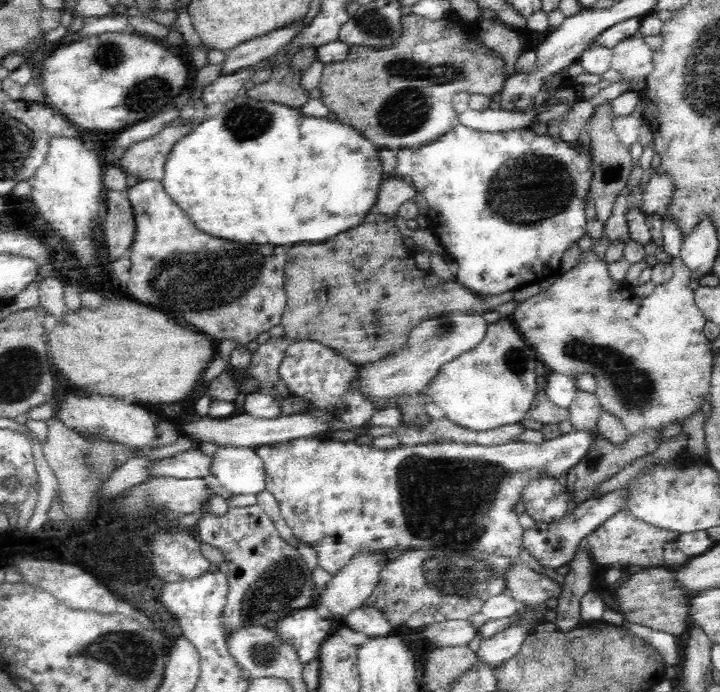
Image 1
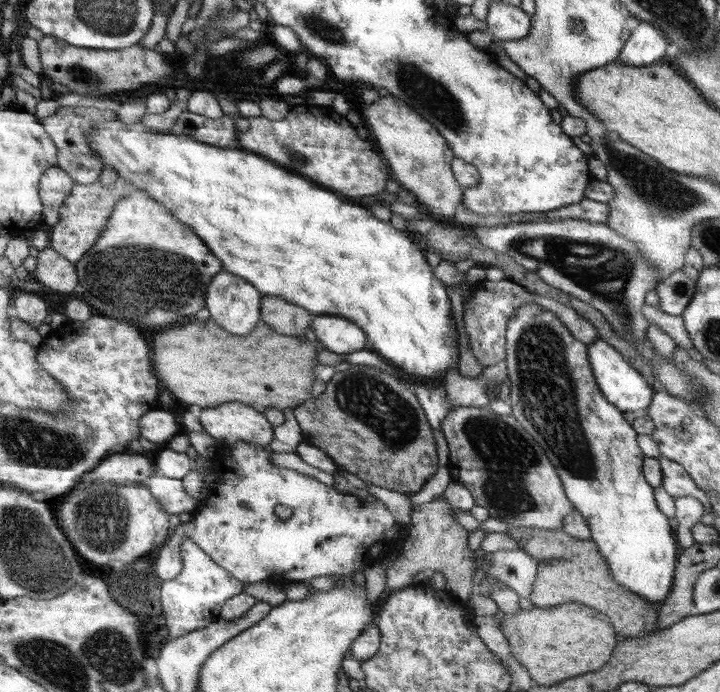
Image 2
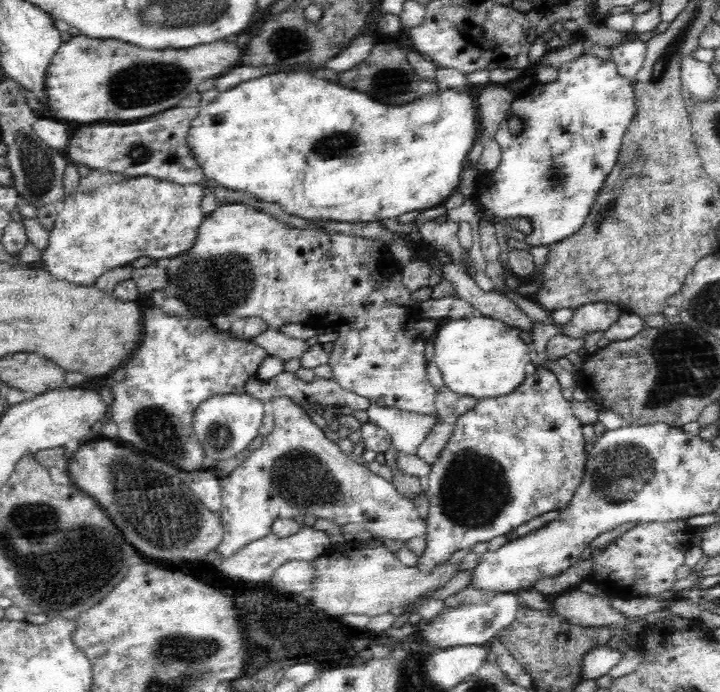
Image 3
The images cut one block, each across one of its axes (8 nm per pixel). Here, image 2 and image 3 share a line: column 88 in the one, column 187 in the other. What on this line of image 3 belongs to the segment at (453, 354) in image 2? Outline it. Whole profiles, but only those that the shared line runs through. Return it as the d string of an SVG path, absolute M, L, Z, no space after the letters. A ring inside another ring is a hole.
M284 70L248 79L200 106L187 145L205 178L224 188L279 204L288 214L309 221L376 222L443 205L455 192L467 154L478 141L480 118L472 93L457 87L408 103L376 102L364 92Z

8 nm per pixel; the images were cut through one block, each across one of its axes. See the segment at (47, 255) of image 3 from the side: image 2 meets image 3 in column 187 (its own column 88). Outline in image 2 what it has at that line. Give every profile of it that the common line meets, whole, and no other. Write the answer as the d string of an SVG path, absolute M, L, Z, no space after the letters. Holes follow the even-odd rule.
M118 176L113 188L104 186L100 182L85 185L84 183L74 183L72 190L68 193L66 200L58 207L60 220L53 227L48 229L49 246L59 251L60 255L71 260L72 263L78 263L87 253L96 245L96 240L100 238L100 232L106 228L108 220L112 217L114 206L124 198L124 186L132 188L126 179Z

